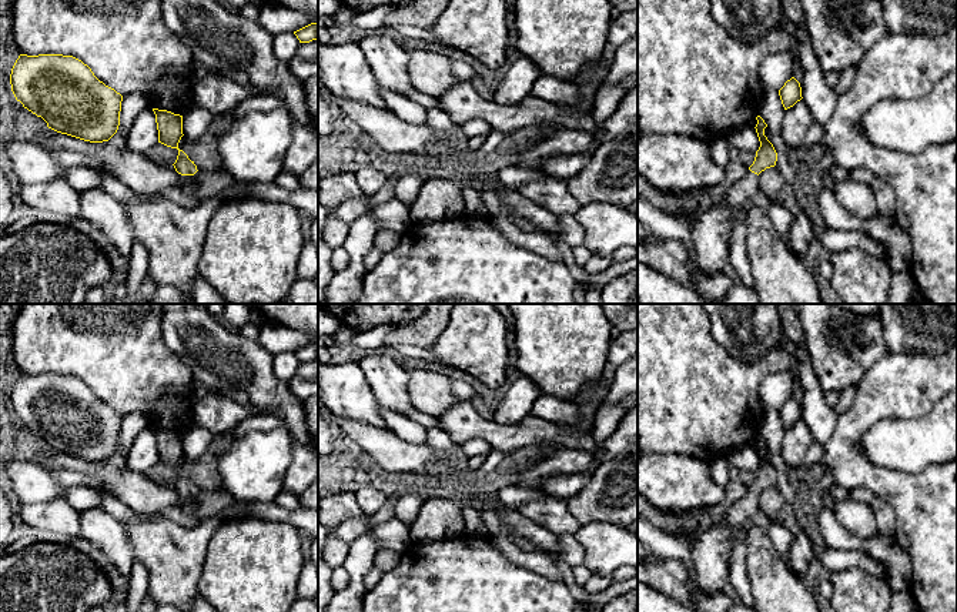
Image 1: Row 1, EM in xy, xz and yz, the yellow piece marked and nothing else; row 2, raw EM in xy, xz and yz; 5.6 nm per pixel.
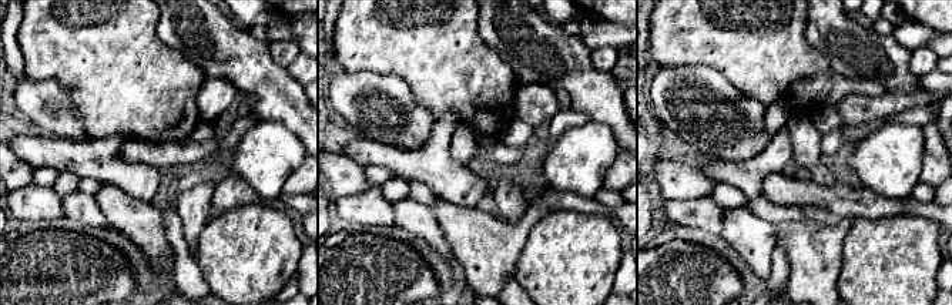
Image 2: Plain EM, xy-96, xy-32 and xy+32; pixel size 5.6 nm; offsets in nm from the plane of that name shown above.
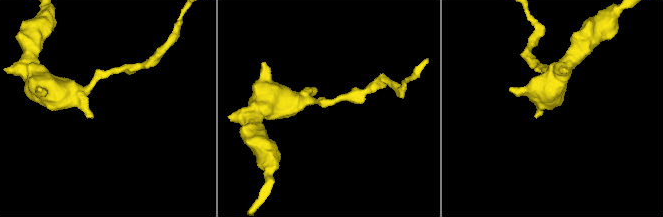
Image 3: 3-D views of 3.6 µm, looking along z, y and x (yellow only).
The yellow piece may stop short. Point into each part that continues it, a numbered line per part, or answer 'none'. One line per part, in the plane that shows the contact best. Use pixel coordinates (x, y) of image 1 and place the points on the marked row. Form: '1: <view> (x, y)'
1: yz (712, 233)

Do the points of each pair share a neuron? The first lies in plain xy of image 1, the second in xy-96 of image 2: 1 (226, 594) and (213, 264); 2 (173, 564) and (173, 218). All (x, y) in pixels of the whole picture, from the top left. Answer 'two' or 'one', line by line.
1: one
2: two

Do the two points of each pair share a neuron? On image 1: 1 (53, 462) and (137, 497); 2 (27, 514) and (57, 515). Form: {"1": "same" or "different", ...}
{"1": "same", "2": "same"}

